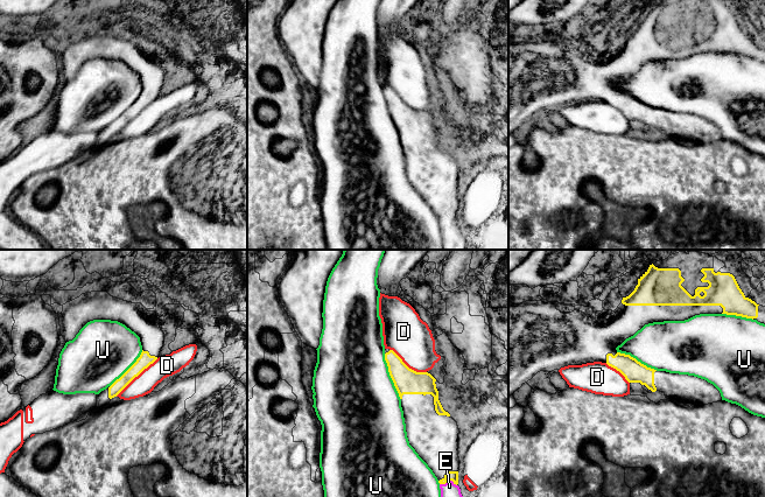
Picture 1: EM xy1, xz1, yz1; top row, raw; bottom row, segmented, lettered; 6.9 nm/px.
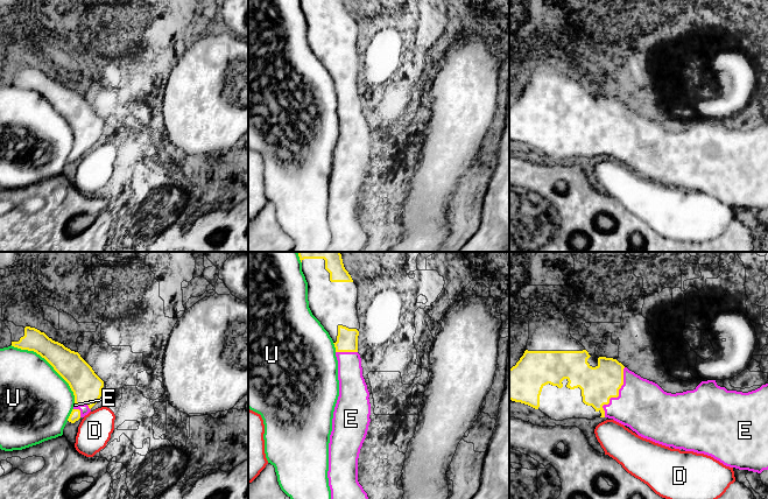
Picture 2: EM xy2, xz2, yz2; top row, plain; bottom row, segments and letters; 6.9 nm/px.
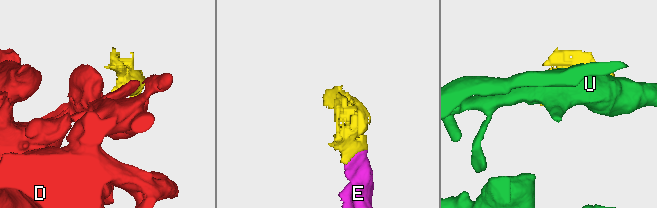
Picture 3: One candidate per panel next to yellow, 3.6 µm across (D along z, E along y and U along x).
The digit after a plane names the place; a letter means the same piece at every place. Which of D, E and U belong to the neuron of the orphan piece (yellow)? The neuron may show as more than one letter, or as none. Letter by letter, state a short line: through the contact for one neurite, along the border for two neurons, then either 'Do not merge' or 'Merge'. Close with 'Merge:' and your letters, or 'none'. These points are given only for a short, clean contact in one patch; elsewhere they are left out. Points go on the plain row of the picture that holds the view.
D: Do not merge
E: Merge
U: Do not merge
Merge: E

